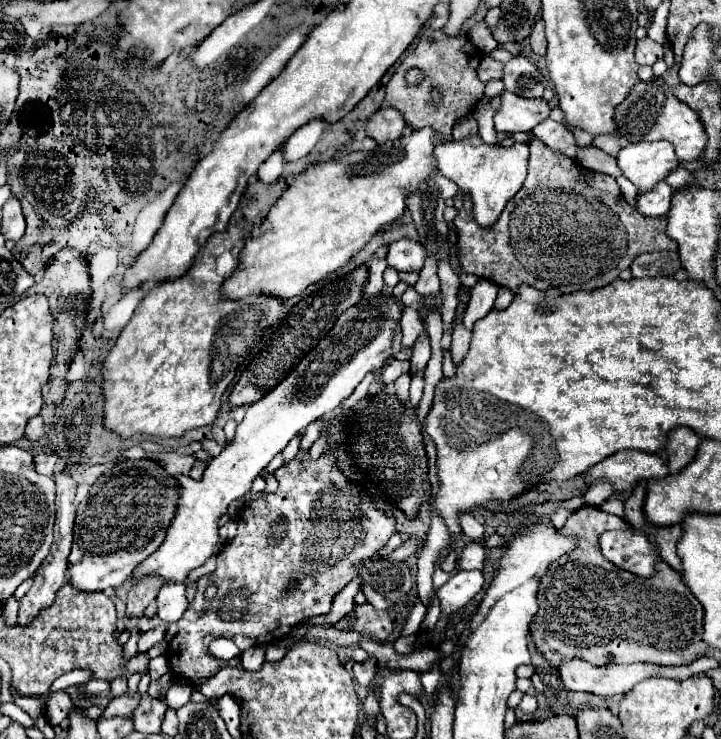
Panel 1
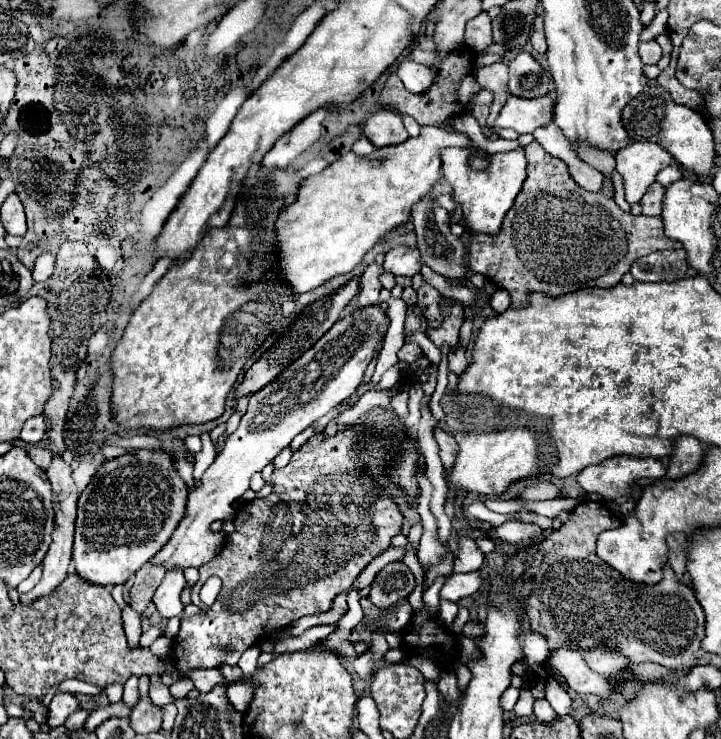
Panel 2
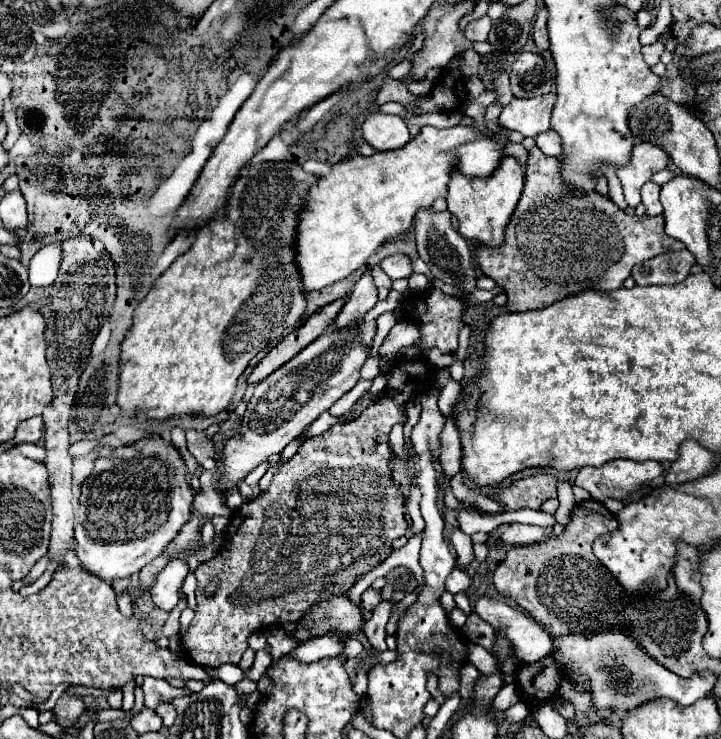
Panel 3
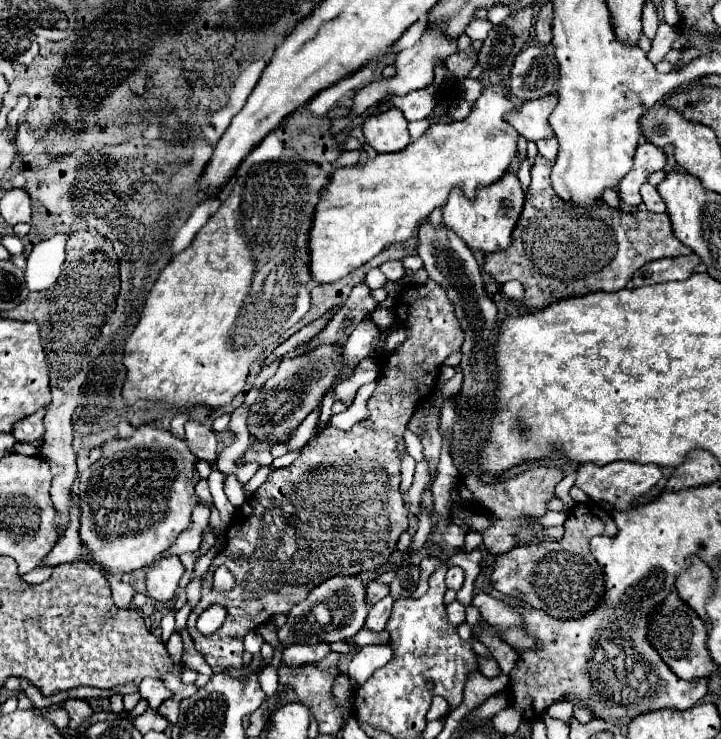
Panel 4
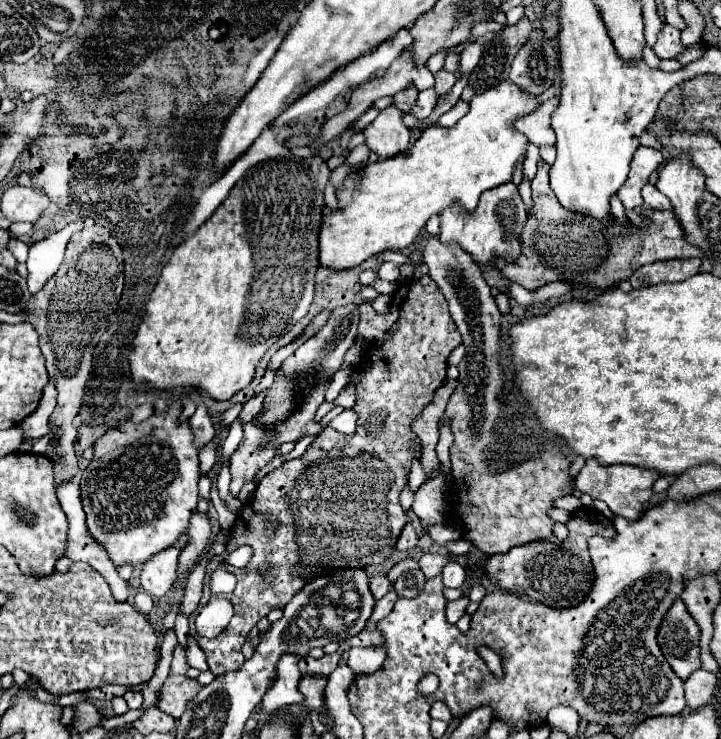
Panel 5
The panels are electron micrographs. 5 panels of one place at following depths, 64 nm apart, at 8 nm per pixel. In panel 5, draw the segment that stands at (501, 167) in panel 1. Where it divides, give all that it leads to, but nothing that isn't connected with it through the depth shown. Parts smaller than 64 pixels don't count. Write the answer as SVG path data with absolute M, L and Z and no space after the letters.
M508 182L500 188L492 188L480 196L480 204L472 214L464 214L460 208L450 206L442 214L440 224L440 240L442 244L458 244L462 250L466 250L474 264L480 268L494 266L496 260L504 262L518 262L520 258L520 234L526 224L526 208L522 204L522 198L518 194L518 188Z

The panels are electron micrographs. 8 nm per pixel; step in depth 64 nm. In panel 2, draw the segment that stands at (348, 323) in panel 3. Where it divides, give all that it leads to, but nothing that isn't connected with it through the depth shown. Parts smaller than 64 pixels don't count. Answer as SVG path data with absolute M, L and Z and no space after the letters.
M370 264L366 268L366 272L360 276L360 290L356 294L356 302L352 304L352 310L374 306L378 302L378 294L380 294L380 288L382 288L380 282L378 282L380 272L382 272L382 266Z

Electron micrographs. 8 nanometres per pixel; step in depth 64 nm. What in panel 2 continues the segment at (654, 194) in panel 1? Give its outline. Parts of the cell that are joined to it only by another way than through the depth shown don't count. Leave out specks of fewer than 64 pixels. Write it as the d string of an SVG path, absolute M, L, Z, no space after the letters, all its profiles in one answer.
M654 182L646 194L642 196L640 204L642 204L642 214L646 216L660 216L662 214L662 194L664 194L664 186Z

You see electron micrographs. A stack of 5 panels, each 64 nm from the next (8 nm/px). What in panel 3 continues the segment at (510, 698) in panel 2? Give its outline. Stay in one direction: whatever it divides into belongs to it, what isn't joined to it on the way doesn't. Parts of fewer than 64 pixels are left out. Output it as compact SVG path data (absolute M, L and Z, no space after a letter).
M504 684L504 688L500 688L496 698L492 700L492 710L500 712L502 706L510 708L516 702L518 702L518 688L516 688L516 684Z

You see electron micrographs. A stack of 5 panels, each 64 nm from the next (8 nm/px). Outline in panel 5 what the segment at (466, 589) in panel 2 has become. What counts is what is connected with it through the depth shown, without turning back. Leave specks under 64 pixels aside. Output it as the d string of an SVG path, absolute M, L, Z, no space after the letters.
M448 562L442 568L442 582L448 588L460 588L466 580L466 570L458 562Z

